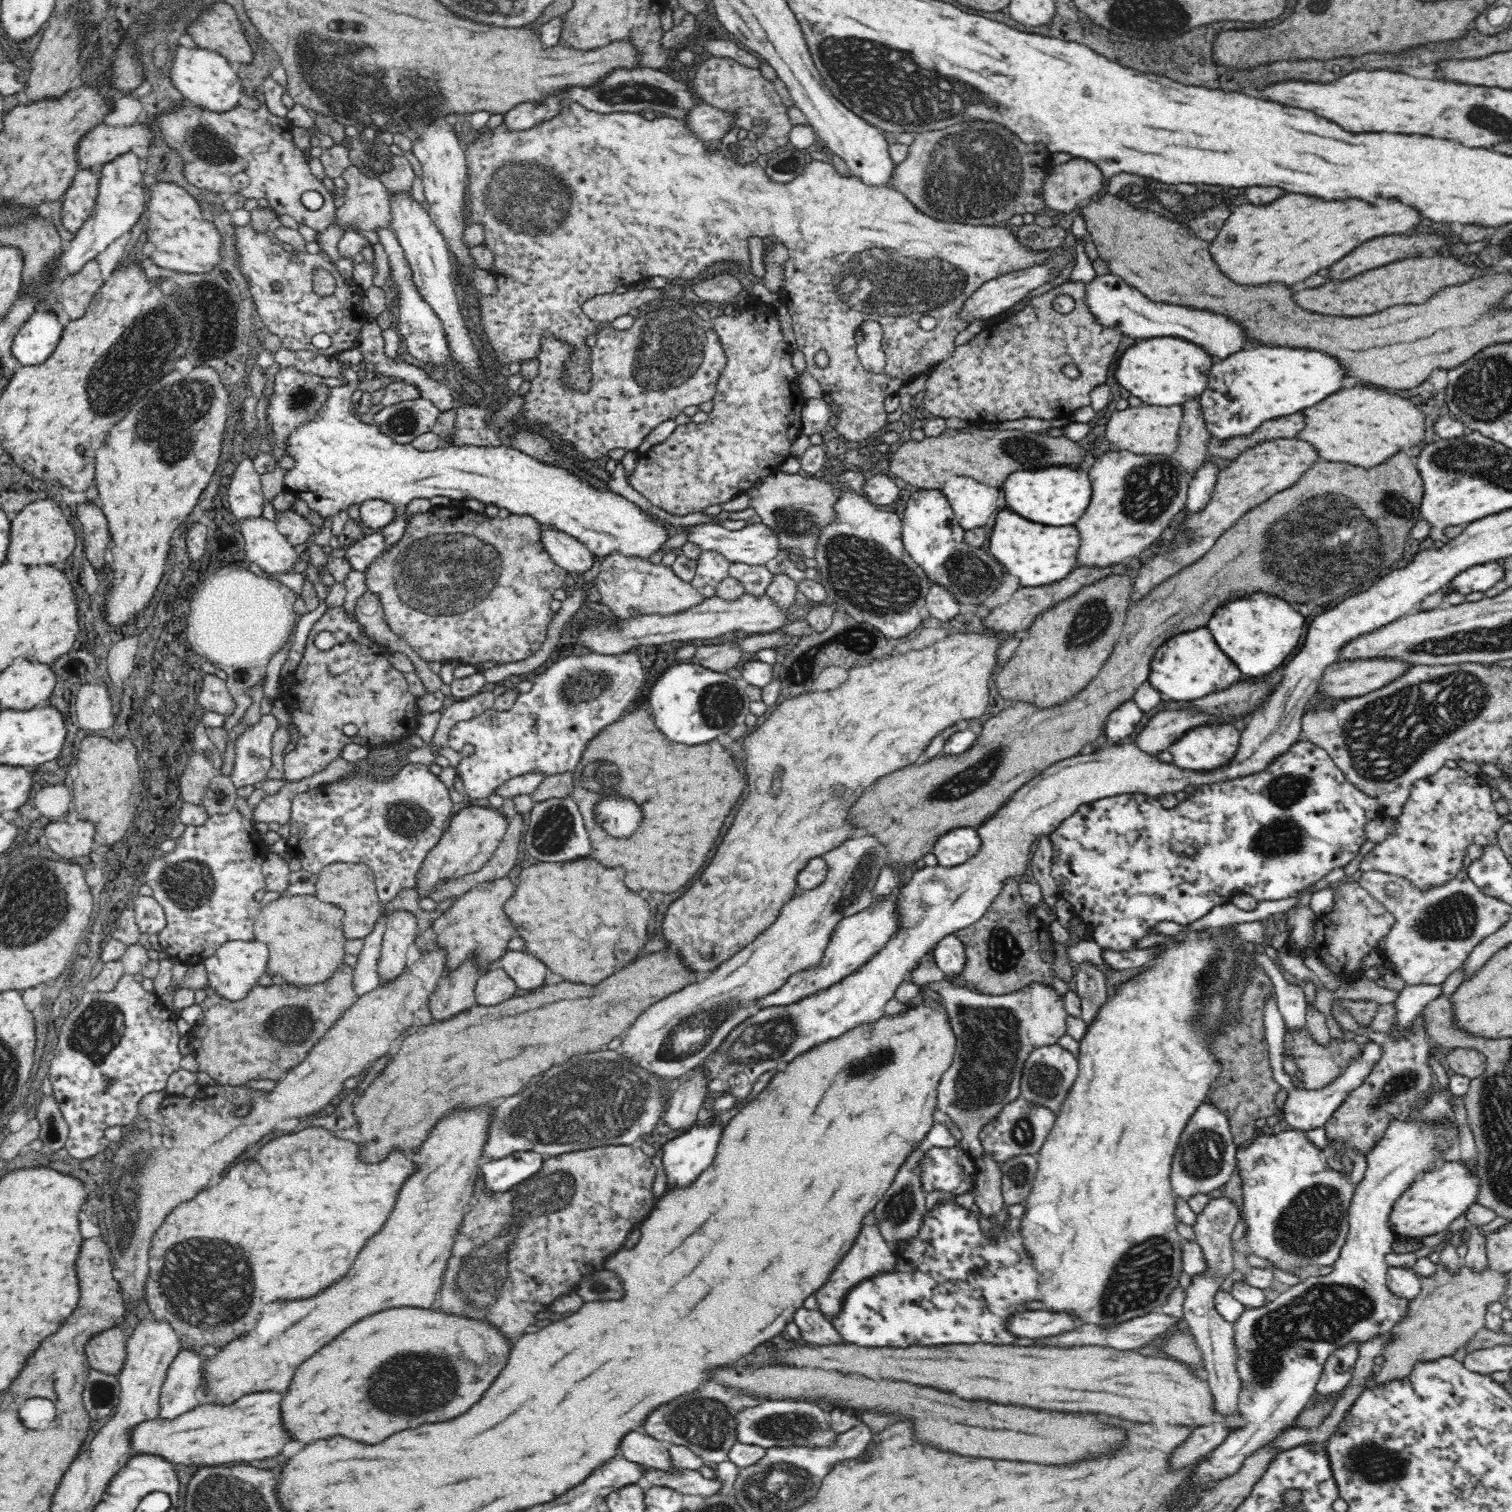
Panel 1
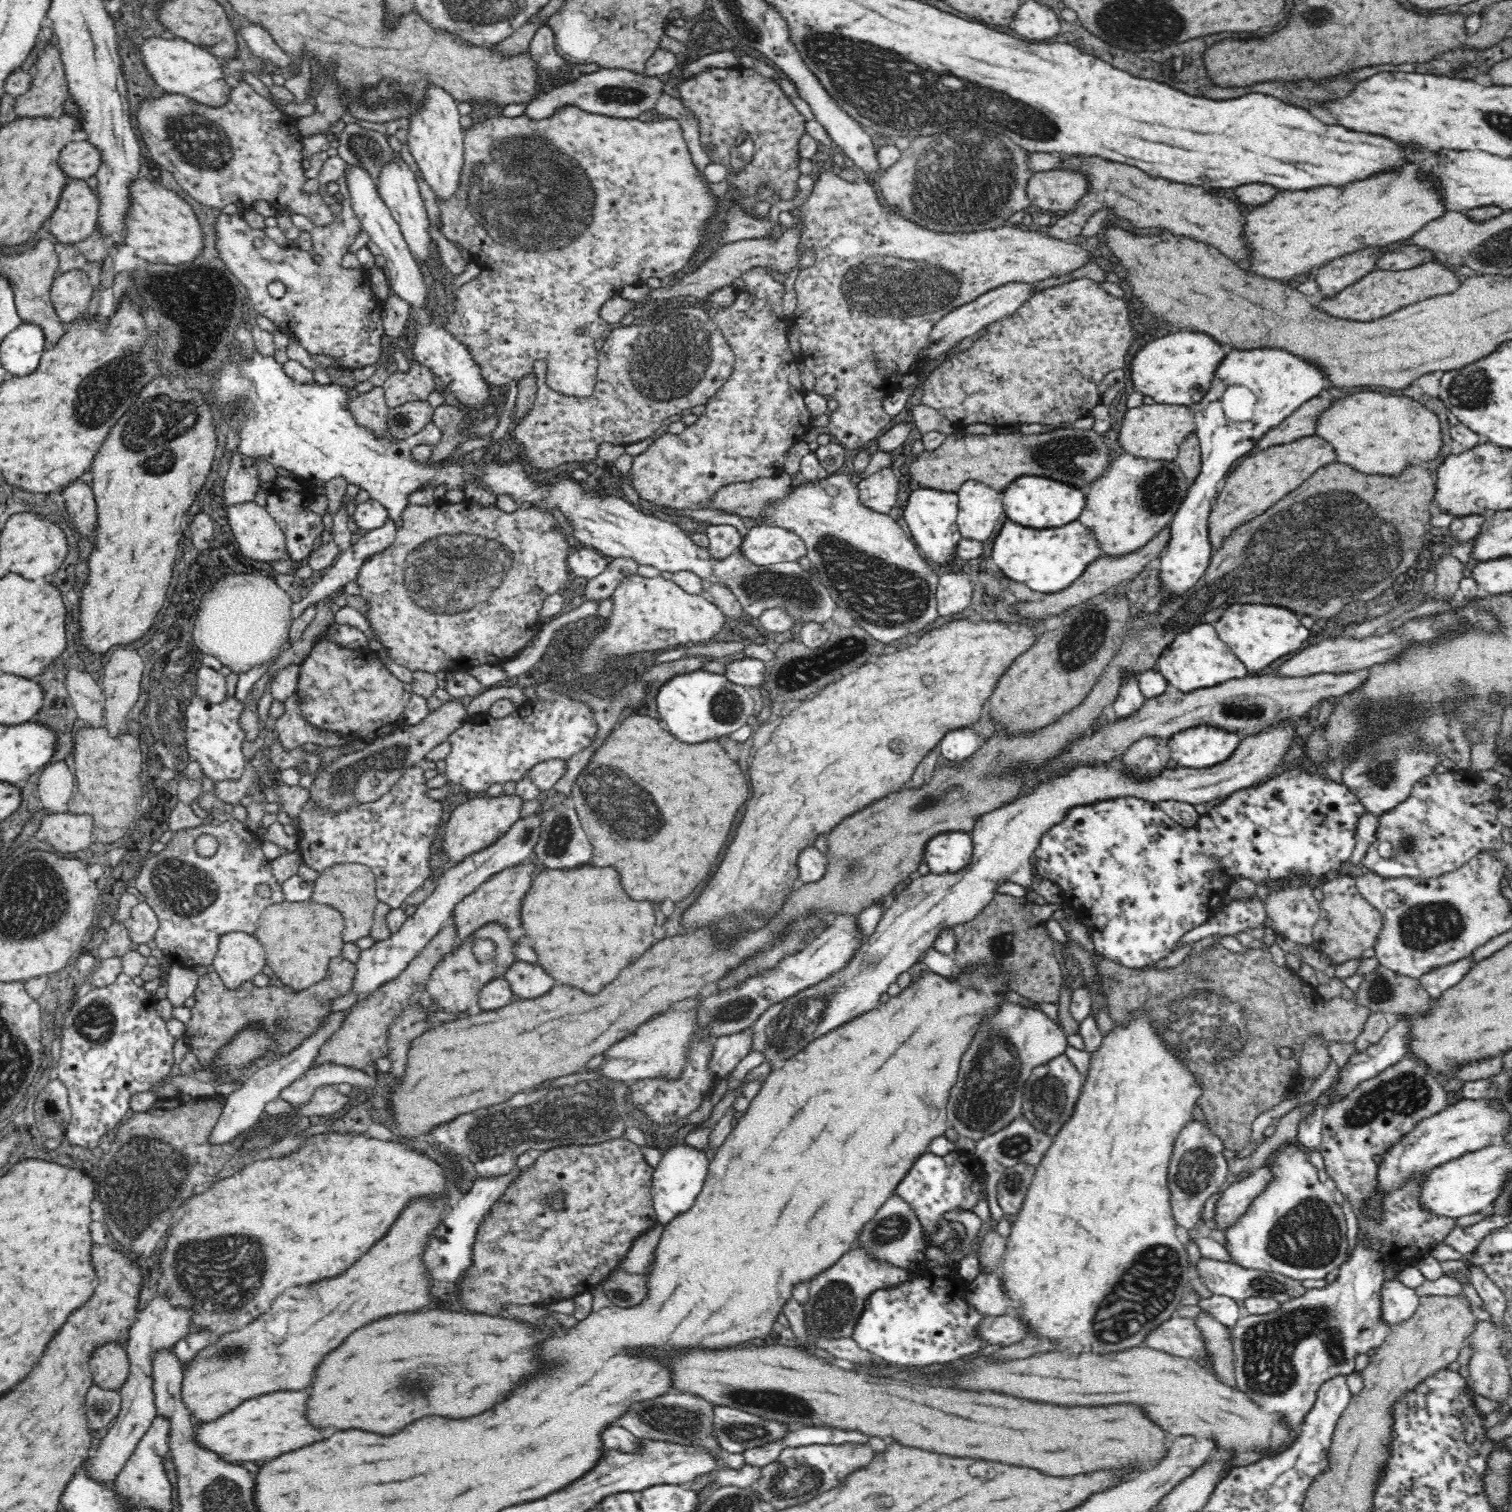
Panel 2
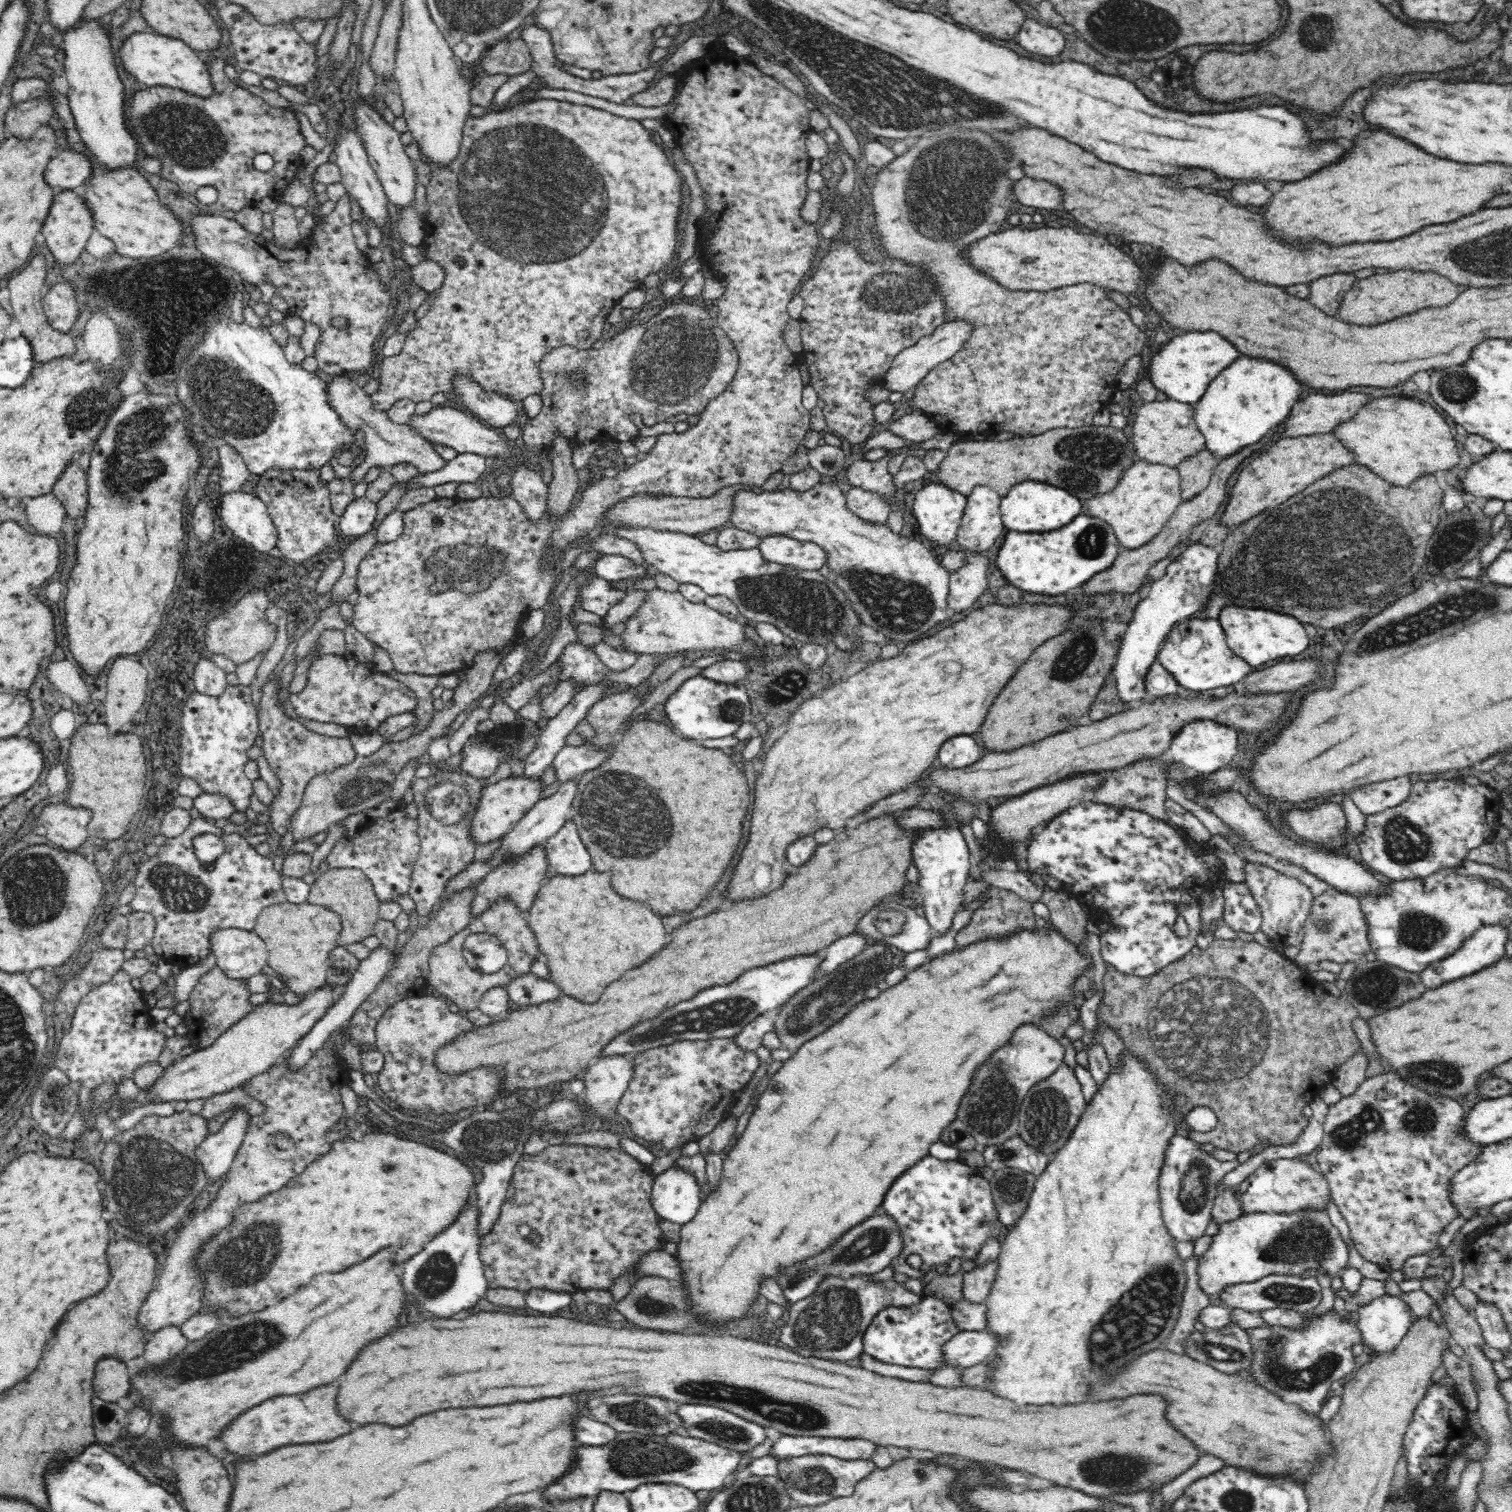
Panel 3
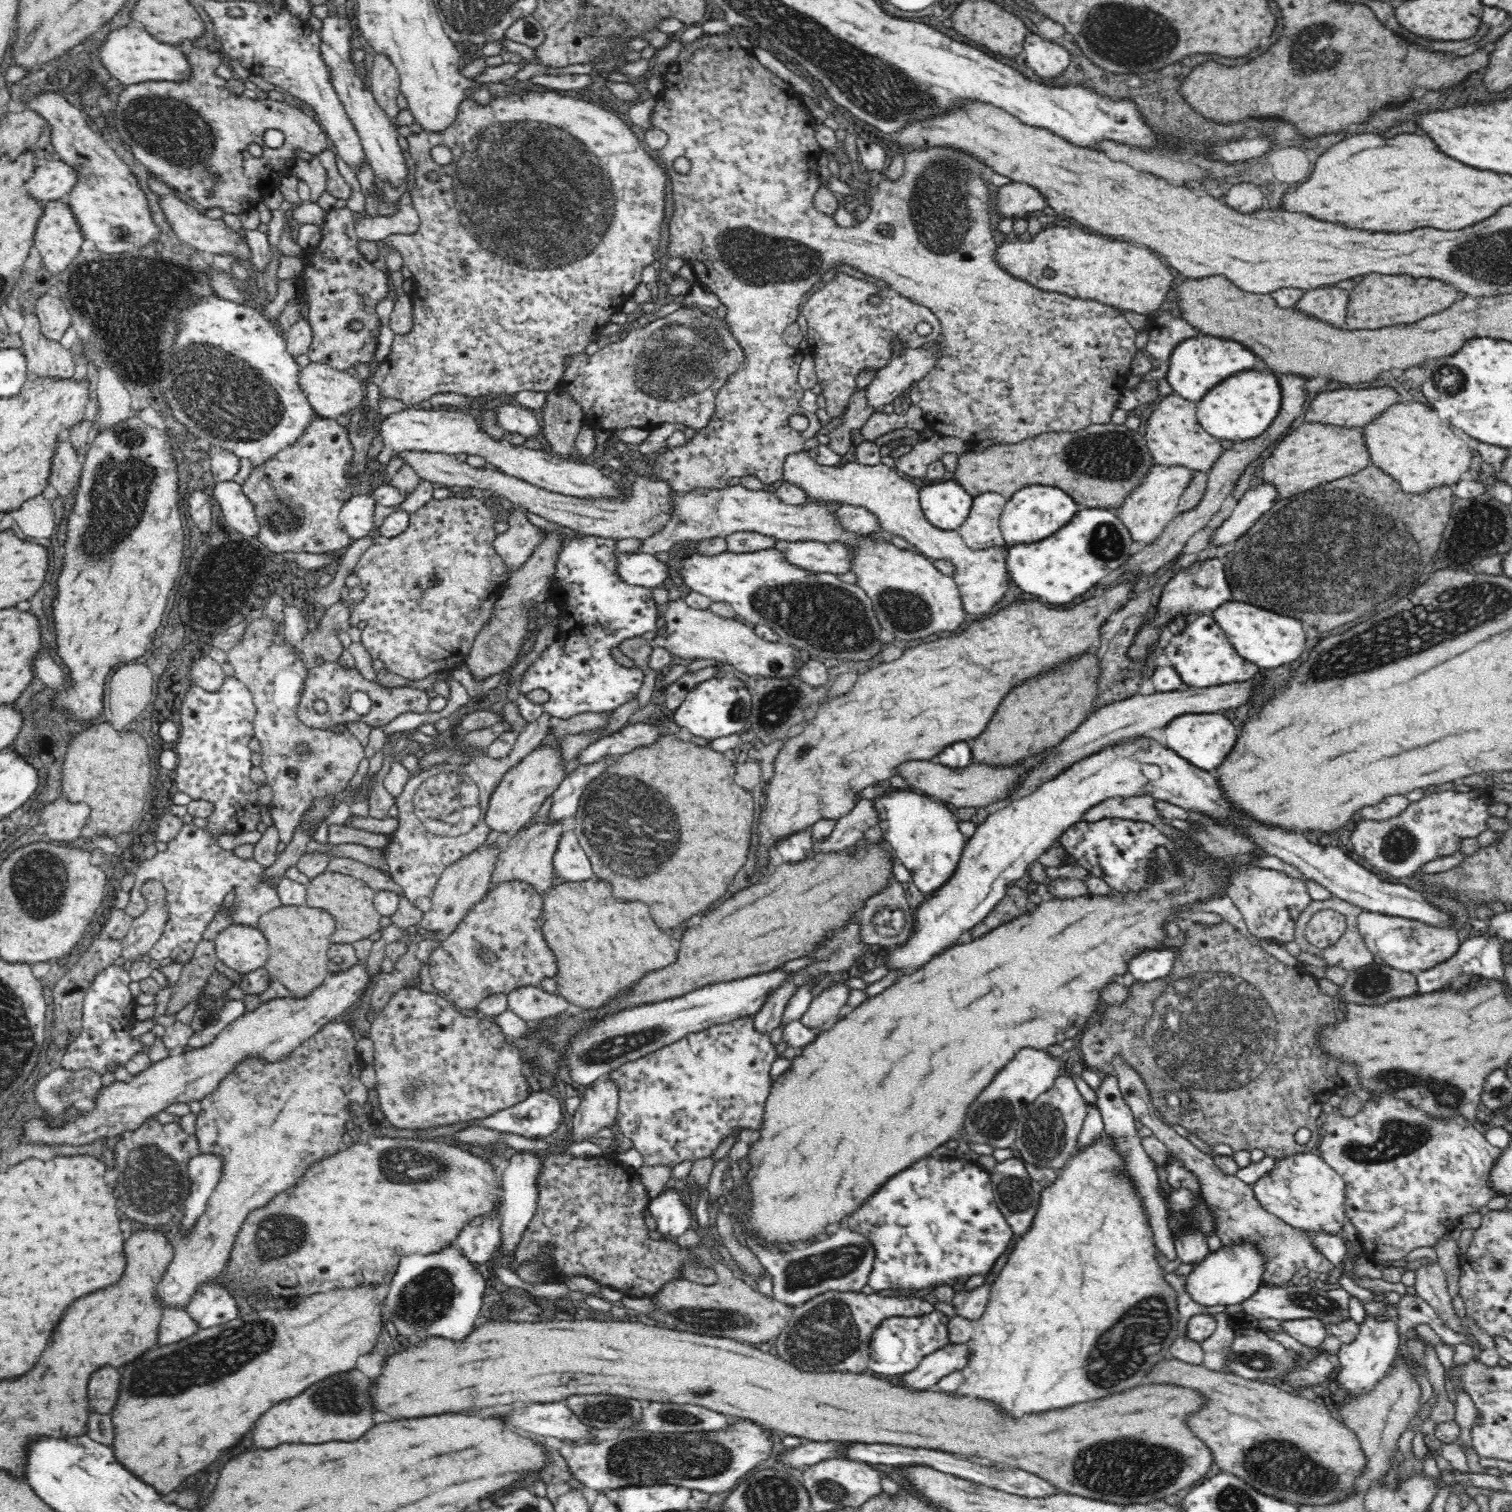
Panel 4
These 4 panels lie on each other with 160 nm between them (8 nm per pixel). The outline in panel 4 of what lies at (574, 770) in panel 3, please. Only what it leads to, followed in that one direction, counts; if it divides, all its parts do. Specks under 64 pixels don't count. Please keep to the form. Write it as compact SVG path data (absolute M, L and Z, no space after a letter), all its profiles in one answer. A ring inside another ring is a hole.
M636 723L620 729L618 732L602 736L582 748L574 760L574 764L596 764L600 760L616 759L621 755L632 752L643 745L650 745L658 736L660 727L650 723Z

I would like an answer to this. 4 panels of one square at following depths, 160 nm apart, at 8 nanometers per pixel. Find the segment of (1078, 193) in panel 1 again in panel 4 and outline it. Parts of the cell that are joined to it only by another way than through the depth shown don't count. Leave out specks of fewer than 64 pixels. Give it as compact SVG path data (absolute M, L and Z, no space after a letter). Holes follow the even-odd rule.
M1011 181L998 188L996 214L997 218L1022 218L1024 214L1035 210L1044 210L1047 199L1037 188L1030 184Z

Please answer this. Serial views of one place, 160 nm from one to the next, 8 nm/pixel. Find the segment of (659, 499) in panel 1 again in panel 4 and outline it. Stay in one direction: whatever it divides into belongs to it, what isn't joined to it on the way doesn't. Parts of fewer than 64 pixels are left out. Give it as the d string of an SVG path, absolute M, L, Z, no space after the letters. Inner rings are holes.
M736 31L730 34L703 34L695 41L682 43L682 48L667 70L664 76L664 88L656 99L656 104L650 116L651 128L664 131L668 135L668 143L661 150L655 150L663 168L670 175L672 185L672 201L674 202L674 214L668 224L668 237L670 242L666 248L666 255L682 257L693 269L696 282L701 286L710 288L719 298L721 304L726 306L724 325L737 339L743 352L743 361L739 369L734 372L730 380L719 388L715 398L714 414L706 426L695 432L695 436L684 444L670 447L666 452L658 455L654 464L645 467L646 473L655 481L663 481L676 495L689 495L691 492L709 488L710 490L722 490L728 487L730 478L742 478L755 476L763 483L781 481L784 474L784 463L789 454L804 450L804 442L811 437L816 437L821 423L814 413L807 412L800 404L804 389L797 380L796 362L801 356L800 350L784 342L783 332L788 324L797 320L800 308L800 299L810 289L814 288L830 268L845 264L858 269L866 276L882 280L896 287L902 296L926 305L938 317L942 332L937 340L941 341L942 358L938 360L929 375L910 388L910 400L925 414L927 425L940 435L956 436L962 440L971 441L973 444L990 439L994 444L1014 444L1024 439L1034 438L1044 432L1072 432L1079 431L1093 424L1106 424L1111 422L1115 404L1125 387L1127 378L1130 376L1130 363L1133 356L1138 352L1136 348L1136 330L1126 321L1123 312L1112 305L1098 299L1088 297L1073 297L1066 293L1046 292L1024 282L1015 279L998 267L993 261L993 250L997 247L994 242L995 230L992 230L992 191L988 188L988 182L984 184L984 172L988 170L985 160L973 156L972 153L950 146L932 146L930 150L920 152L908 152L904 156L904 172L898 180L890 180L882 176L878 185L874 187L870 201L873 211L867 219L850 228L838 228L831 216L818 213L814 209L812 200L818 187L821 185L818 175L818 160L820 149L815 136L818 125L811 113L806 109L800 95L793 87L780 79L775 73L769 71L753 56L747 45L743 43ZM678 158L688 158L690 170L686 174L678 174L674 168L674 162ZM794 414L806 416L809 420L808 428L798 432L790 426L790 420ZM433 498L409 513L405 532L394 538L374 538L352 570L366 595L353 603L350 621L359 624L362 644L374 659L383 661L385 670L417 681L435 672L450 672L465 662L476 636L494 617L496 603L513 575L494 548L494 540L499 536L496 524L508 518L508 511L492 510L484 504L484 499Z

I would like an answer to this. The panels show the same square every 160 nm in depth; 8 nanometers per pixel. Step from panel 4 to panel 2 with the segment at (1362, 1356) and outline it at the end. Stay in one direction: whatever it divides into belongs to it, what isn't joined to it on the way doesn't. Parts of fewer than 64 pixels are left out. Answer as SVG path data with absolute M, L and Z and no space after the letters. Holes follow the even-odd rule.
M1396 1278L1386 1281L1382 1289L1382 1311L1390 1326L1412 1316L1420 1304L1420 1297L1416 1289Z

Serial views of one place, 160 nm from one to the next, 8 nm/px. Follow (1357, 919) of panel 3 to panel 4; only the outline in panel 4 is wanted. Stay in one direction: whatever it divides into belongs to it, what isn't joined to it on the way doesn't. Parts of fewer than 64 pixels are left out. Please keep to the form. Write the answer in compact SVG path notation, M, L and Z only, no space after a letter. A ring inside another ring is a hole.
M1330 897L1327 898L1326 900L1312 899L1310 901L1310 904L1306 906L1306 908L1300 913L1300 916L1298 917L1295 926L1294 940L1298 944L1300 950L1304 952L1310 952L1310 954L1316 955L1324 959L1326 961L1326 964L1332 966L1341 966L1346 970L1352 970L1370 964L1374 962L1373 961L1374 954L1372 954L1369 951L1369 948L1367 947L1367 944L1364 942L1364 939L1362 938L1362 933L1360 933L1360 929L1358 928L1357 925L1357 916L1358 914L1360 914L1360 911L1362 911L1362 908L1359 907L1358 905L1350 904L1349 902L1339 899L1338 897ZM1324 909L1335 910L1338 911L1340 914L1342 914L1342 916L1344 916L1346 921L1346 930L1344 931L1344 934L1342 934L1342 936L1340 936L1340 938L1334 944L1329 944L1324 948L1320 948L1310 942L1307 942L1306 928L1312 916L1314 916L1314 914L1316 914L1316 912L1318 912L1319 910Z

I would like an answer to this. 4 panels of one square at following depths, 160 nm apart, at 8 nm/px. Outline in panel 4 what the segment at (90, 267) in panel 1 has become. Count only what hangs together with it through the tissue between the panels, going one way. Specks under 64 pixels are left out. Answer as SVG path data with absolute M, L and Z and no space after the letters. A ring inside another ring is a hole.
M50 292L38 297L35 305L35 312L38 315L42 333L50 339L63 341L64 335L70 326L72 326L72 316L64 302L58 296L52 296Z

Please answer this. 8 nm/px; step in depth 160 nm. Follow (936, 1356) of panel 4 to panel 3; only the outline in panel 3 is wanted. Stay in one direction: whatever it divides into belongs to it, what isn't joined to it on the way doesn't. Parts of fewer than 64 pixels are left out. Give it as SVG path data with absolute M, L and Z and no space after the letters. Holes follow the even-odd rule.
M990 1329L960 1331L945 1344L946 1360L954 1366L972 1366L982 1362L1000 1346L1000 1334Z

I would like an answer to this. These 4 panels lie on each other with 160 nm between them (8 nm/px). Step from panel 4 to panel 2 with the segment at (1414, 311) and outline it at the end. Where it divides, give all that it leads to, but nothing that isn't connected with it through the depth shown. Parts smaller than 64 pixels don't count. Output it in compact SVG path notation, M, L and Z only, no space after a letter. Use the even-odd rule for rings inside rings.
M1426 262L1410 270L1374 270L1360 278L1358 282L1350 284L1342 292L1330 298L1322 298L1318 308L1330 316L1348 318L1348 320L1374 320L1380 318L1414 302L1420 302L1428 296L1436 296L1442 292L1454 292L1460 286L1460 280L1455 272L1444 268L1438 262Z

